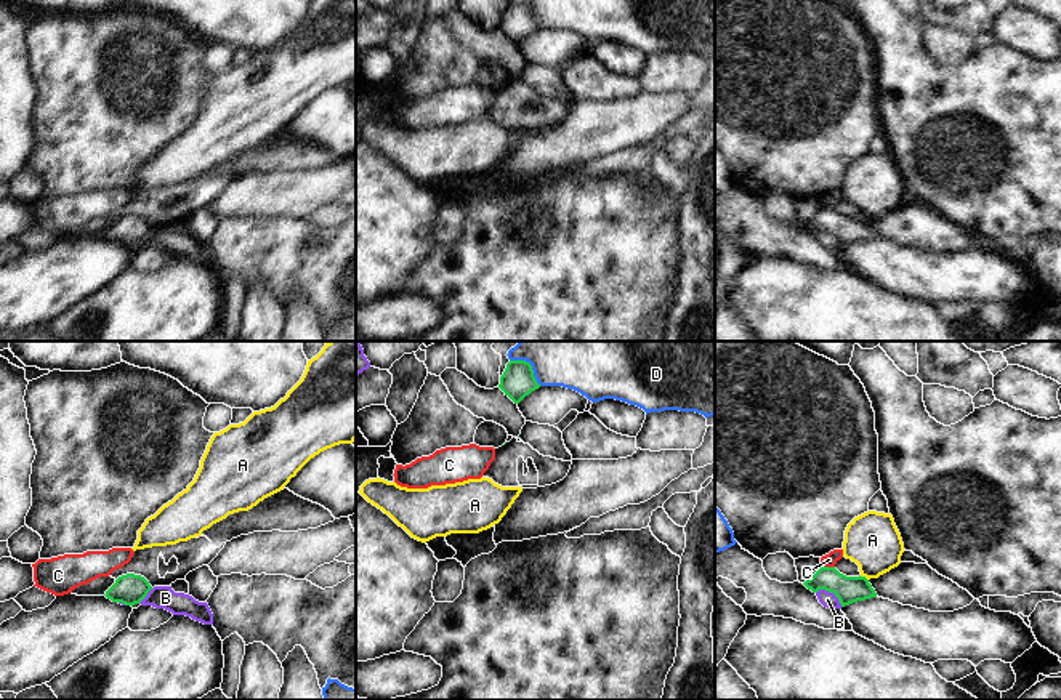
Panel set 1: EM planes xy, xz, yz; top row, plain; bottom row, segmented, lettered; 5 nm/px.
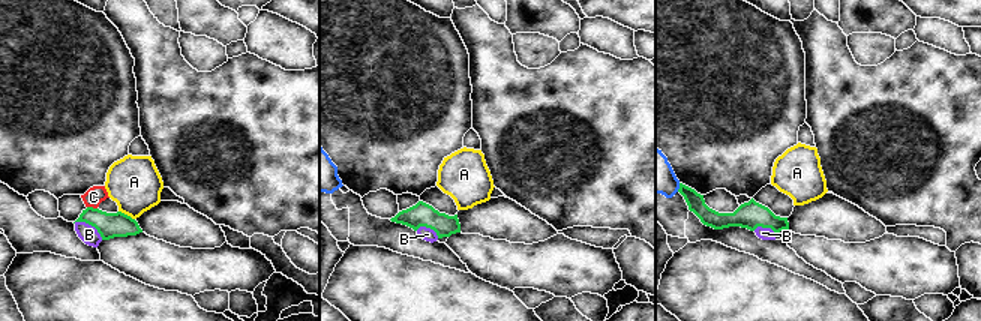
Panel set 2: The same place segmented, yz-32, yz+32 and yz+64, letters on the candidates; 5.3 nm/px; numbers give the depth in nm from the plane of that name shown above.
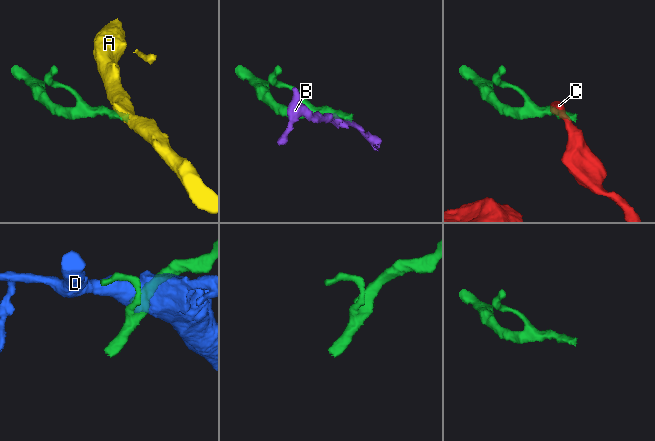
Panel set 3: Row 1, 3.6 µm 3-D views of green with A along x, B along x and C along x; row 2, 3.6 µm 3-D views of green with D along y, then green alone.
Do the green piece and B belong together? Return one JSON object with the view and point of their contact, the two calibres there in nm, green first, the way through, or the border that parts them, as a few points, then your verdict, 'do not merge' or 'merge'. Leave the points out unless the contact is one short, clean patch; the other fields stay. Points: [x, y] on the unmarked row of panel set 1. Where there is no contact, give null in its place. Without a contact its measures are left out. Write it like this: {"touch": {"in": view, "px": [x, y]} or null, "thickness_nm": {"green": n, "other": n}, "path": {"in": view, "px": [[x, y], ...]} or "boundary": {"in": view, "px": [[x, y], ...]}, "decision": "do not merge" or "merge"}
{"touch": {"in": "yz", "px": [831, 233]}, "thickness_nm": {"green": 140, "other": 80}, "boundary": {"in": "yz", "px": [[816, 233], [831, 233], [842, 247]]}, "decision": "do not merge"}

